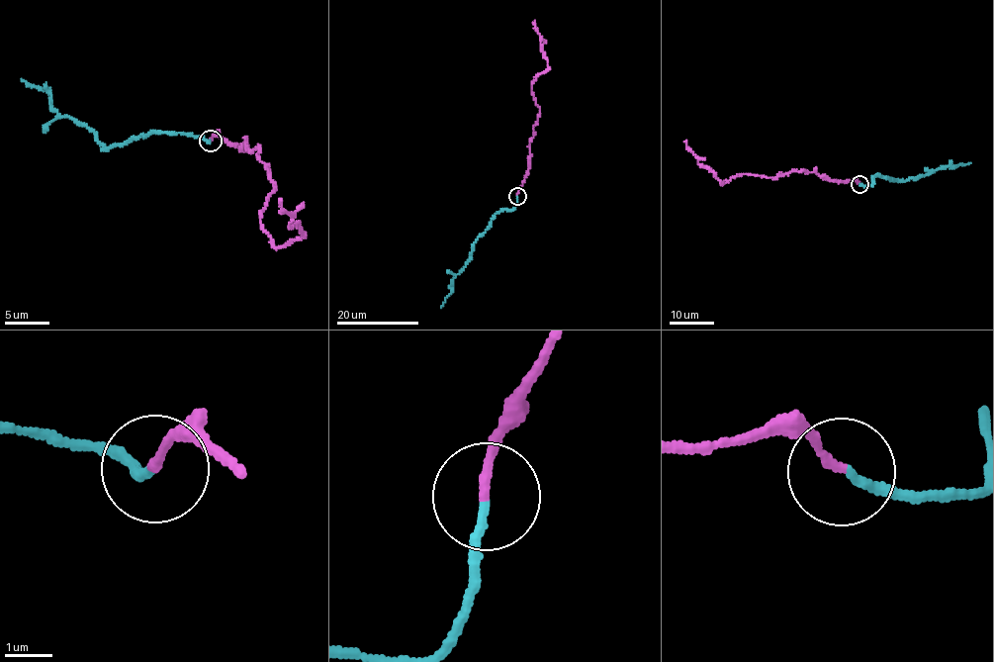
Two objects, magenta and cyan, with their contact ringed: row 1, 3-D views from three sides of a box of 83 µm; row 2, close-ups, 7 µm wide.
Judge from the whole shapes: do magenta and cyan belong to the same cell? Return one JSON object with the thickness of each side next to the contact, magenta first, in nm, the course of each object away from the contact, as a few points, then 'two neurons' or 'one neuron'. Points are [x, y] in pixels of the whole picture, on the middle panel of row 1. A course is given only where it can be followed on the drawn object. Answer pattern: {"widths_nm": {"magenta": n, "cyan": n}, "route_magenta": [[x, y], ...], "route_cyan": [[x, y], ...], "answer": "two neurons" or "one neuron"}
{"widths_nm": {"magenta": 170, "cyan": 170}, "route_magenta": [[517, 195], [529, 168], [529, 142], [539, 115], [531, 85], [549, 68], [534, 21]], "route_cyan": [[517, 196], [512, 210], [501, 209], [480, 236], [470, 259], [452, 279], [452, 291], [440, 307]], "answer": "one neuron"}

